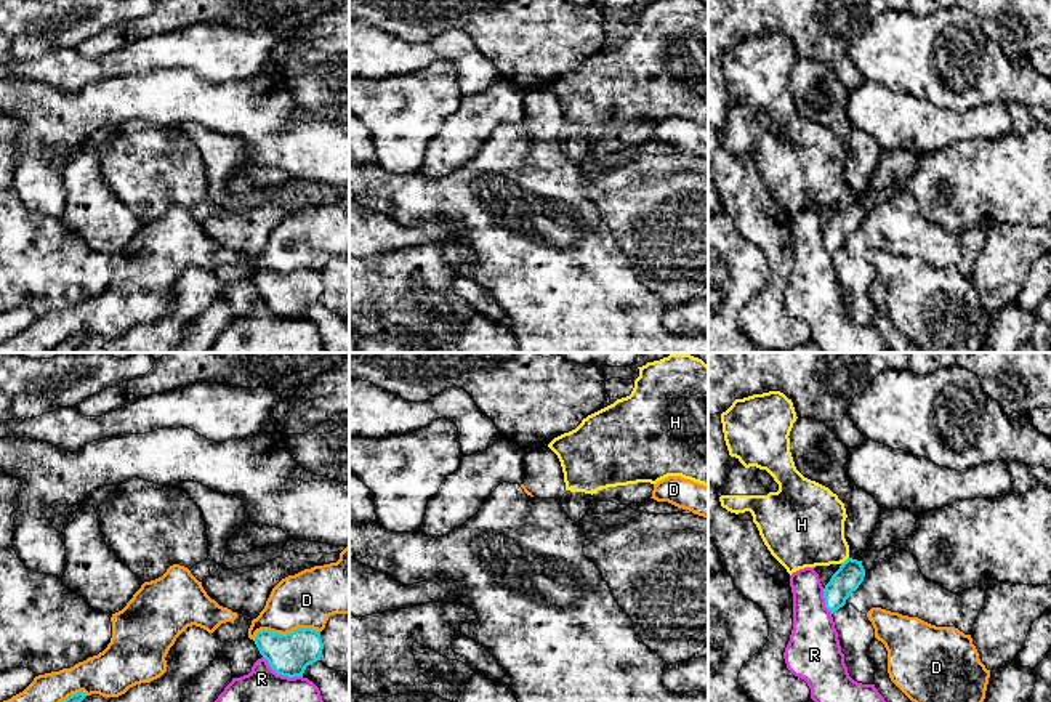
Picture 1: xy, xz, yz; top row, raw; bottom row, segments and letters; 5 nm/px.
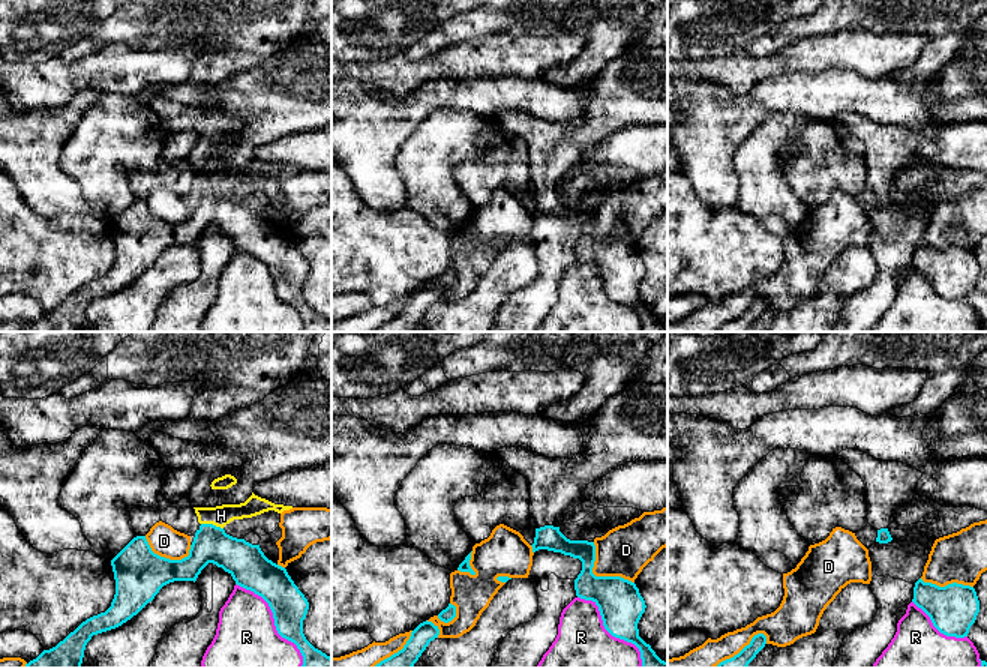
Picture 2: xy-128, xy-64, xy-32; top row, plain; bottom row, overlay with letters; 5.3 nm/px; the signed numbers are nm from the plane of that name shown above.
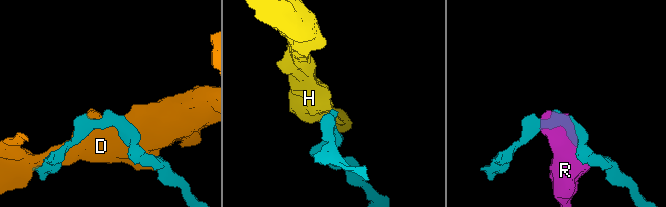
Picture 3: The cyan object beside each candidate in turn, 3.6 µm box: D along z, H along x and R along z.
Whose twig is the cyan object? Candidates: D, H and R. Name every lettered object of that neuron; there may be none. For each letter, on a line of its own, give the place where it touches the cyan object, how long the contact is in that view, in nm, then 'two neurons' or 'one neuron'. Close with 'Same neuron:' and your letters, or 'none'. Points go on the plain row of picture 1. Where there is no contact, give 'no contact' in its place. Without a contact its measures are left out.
D: xy (284, 276) | 340 nm | two neurons
H: yz (845, 202) | 60 nm | two neurons
R: xy (281, 314) | 220 nm | two neurons
Same neuron: none

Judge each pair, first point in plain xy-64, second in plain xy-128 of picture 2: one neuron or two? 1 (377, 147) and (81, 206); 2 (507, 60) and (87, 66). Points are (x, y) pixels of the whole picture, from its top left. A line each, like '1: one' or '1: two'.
1: one
2: one

